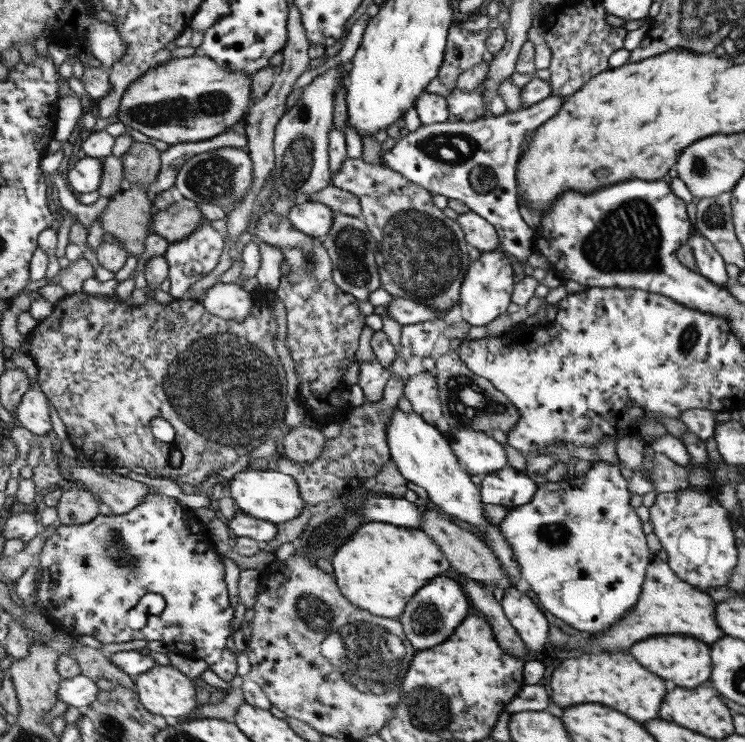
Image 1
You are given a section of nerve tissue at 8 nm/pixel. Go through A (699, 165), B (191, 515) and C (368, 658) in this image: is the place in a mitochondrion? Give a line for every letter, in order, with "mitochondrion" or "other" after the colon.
A: mitochondrion
B: other
C: mitochondrion

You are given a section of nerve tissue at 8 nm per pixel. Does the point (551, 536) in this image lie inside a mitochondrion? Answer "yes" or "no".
yes

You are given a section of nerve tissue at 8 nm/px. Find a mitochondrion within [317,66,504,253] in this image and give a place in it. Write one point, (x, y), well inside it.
(446, 148)

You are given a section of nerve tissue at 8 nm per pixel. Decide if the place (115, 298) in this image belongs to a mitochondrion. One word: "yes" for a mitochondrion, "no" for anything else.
no

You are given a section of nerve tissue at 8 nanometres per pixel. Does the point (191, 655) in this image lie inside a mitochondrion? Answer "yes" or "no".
no

